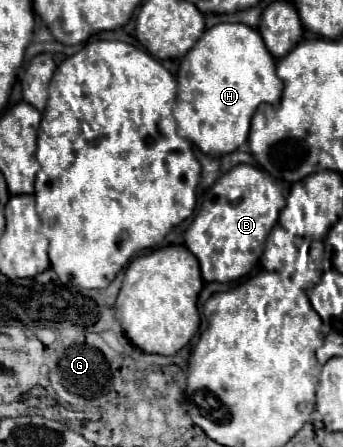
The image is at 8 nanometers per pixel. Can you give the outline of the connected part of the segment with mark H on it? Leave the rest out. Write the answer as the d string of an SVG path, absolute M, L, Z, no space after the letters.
M219 23L209 29L185 55L177 83L177 133L211 157L231 153L243 145L255 109L261 103L275 105L283 91L283 81L275 75L275 59L267 53L263 37L257 29L241 23Z

